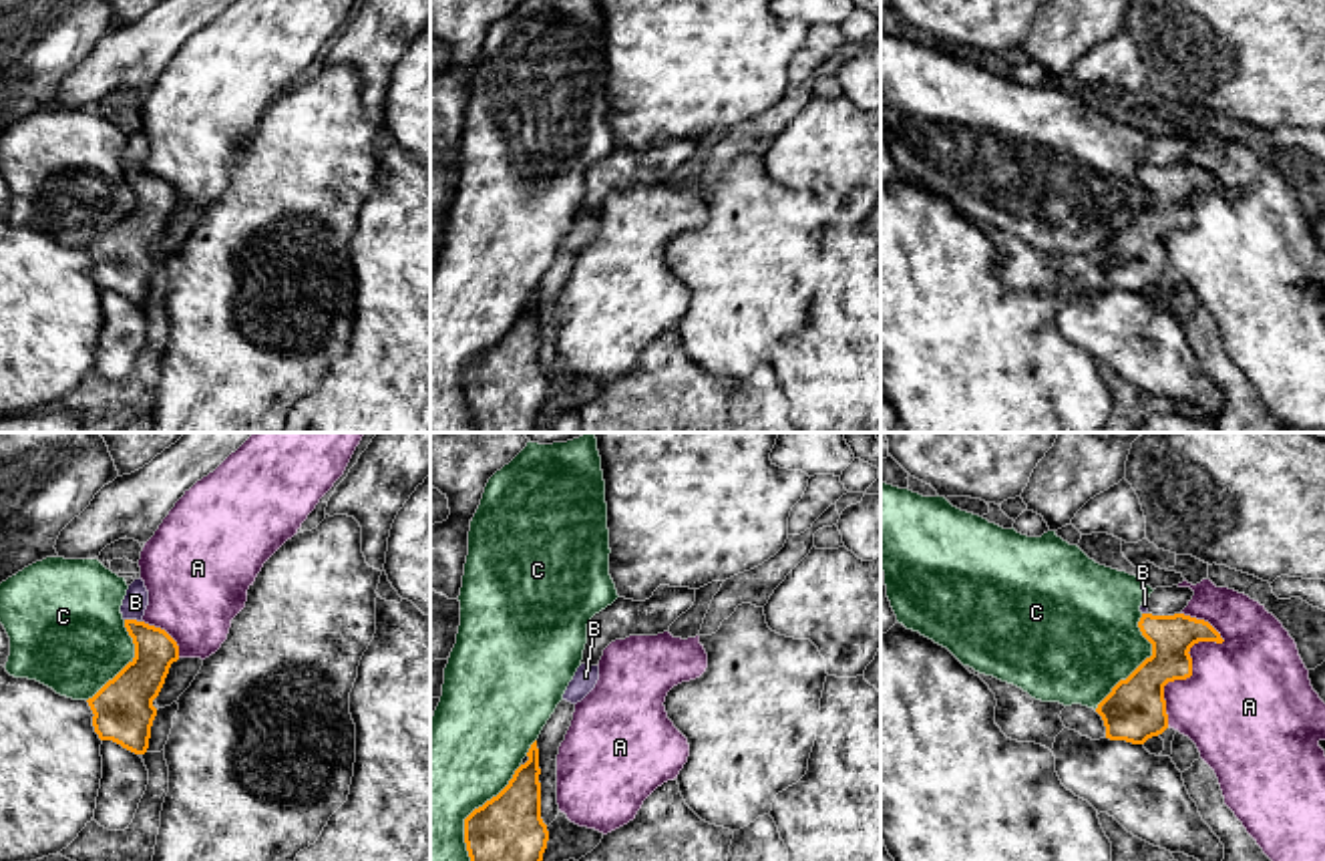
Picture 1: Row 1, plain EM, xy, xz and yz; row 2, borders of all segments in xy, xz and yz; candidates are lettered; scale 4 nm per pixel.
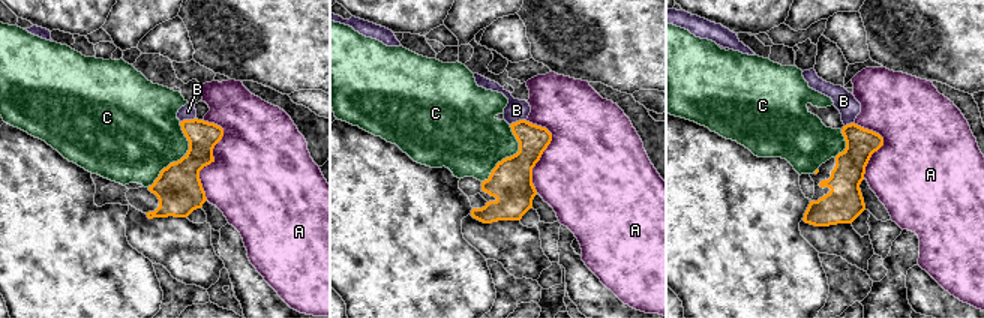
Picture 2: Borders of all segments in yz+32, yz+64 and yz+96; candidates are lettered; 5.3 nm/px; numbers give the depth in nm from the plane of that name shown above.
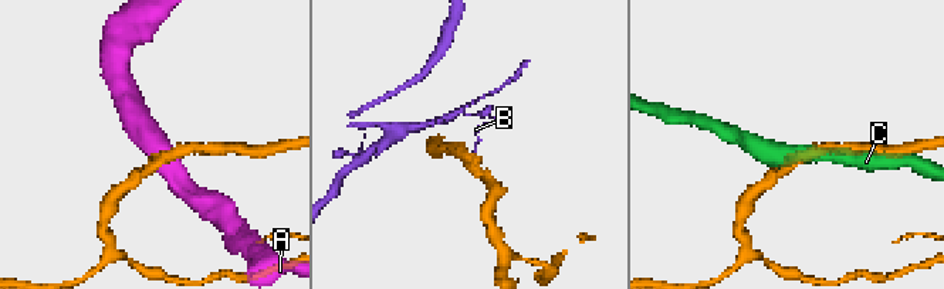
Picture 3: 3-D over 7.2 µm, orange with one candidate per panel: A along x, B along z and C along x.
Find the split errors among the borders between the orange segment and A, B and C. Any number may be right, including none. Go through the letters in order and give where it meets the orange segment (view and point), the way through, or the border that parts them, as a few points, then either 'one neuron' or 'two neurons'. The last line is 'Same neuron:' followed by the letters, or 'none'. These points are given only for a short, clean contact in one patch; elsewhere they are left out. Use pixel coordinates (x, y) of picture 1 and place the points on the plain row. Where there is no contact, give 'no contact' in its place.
A: meets orange in yz at (1189, 206); two neurons
B: meets orange in xy at (133, 169); border along xy (125, 167), (141, 171); two neurons
C: meets orange in xz at (465, 371); two neurons
Same neuron: none

